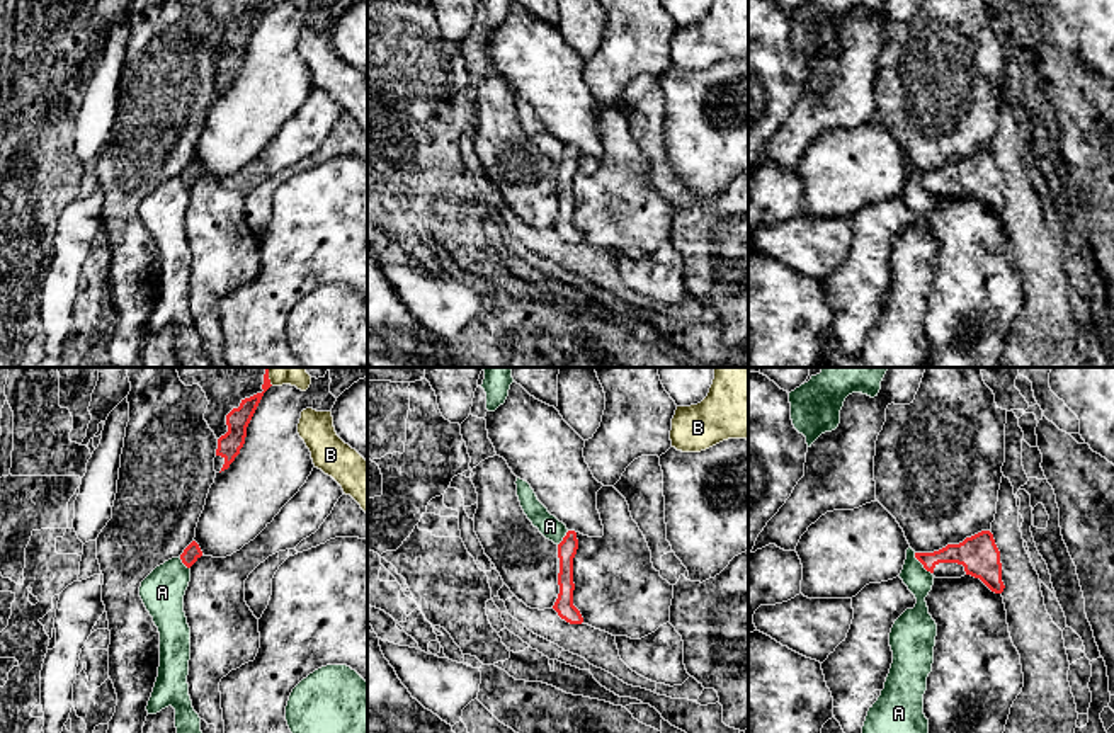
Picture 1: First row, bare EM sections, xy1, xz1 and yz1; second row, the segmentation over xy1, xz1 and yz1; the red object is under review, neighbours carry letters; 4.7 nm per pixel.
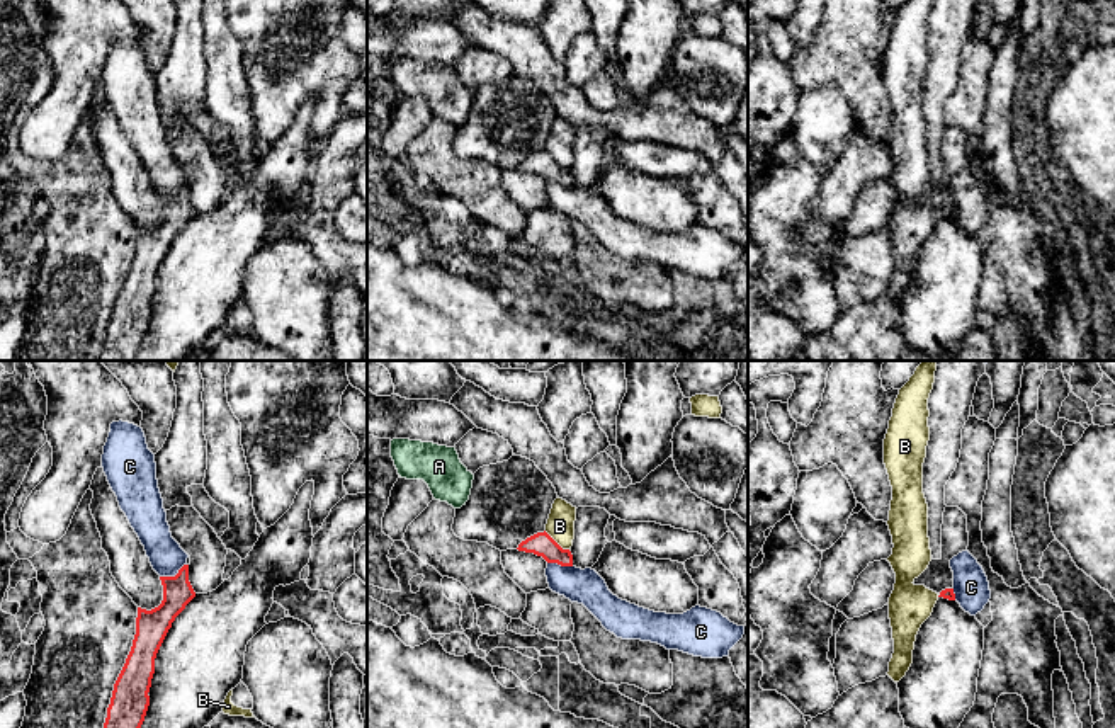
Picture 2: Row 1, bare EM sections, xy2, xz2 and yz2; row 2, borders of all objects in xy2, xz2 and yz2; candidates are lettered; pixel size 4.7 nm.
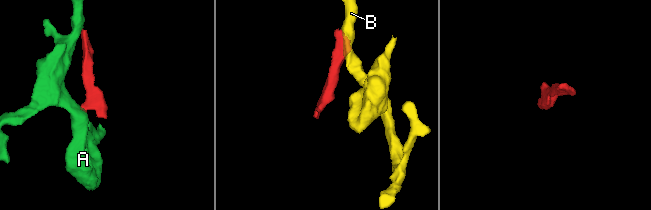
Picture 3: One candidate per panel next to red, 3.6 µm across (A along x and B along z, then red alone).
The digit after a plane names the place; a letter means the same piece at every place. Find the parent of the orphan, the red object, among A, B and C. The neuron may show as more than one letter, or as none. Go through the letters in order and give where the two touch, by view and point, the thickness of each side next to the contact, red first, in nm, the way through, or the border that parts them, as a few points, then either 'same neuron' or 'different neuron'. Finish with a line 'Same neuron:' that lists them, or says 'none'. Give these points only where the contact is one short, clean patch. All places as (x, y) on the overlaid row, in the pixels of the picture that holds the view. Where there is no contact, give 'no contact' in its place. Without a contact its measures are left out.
A: meets red in yz1 at (920, 562); 150 nm thick on the red side, 120 nm on the other; border along yz1 (914, 553), (931, 573); different neuron
B: meets red in xz2 at (554, 541); 110 nm thick on the red side, 130 nm on the other; border along xz2 (544, 531), (568, 550); different neuron
C: meets red in xy2 at (172, 577); 150 nm thick on the red side, 160 nm on the other; border along xy2 (186, 563), (174, 575), (160, 577); different neuron
Same neuron: none

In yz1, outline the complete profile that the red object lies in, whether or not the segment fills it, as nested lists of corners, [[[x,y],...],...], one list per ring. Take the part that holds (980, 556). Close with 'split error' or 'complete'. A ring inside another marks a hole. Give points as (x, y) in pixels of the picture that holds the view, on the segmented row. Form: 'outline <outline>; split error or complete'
outline [[[981,531],[959,544],[947,544],[934,553],[915,553],[915,558],[935,578],[971,575],[980,578],[995,594],[1002,594],[1005,588],[1000,551],[990,531]]]; split error

